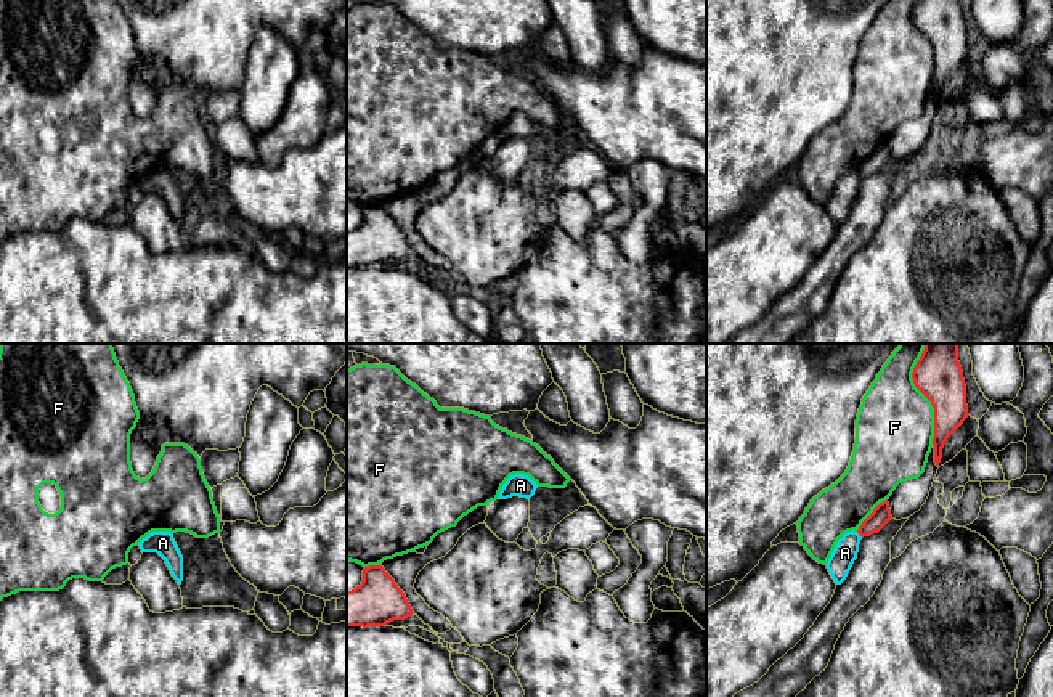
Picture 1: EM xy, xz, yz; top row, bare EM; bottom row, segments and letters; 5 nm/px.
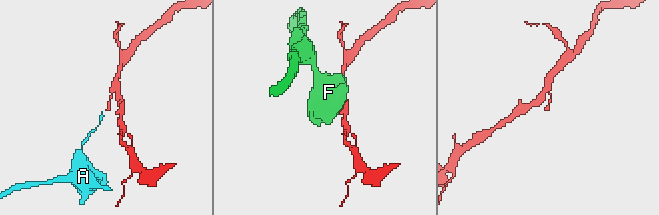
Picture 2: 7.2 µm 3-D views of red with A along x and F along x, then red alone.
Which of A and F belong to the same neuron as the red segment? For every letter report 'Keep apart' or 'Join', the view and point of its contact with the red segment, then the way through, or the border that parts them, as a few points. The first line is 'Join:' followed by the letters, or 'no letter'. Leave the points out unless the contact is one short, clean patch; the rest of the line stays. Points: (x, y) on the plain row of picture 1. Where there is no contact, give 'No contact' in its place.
Join: no letter
A: Keep apart. Touches red at yz (859, 174). Boundary: yz (856, 172), (862, 177)
F: Keep apart. Touches red at yz (930, 40)

